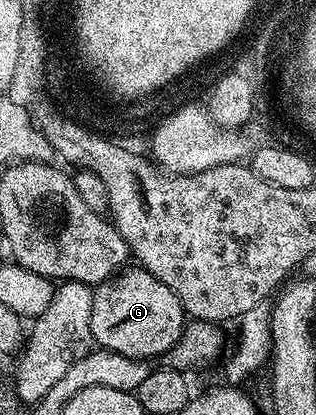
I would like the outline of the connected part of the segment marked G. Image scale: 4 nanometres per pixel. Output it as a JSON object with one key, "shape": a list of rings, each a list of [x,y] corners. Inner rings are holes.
{"shape":[[[125,268],[93,289],[90,332],[93,343],[105,350],[141,360],[163,359],[178,344],[186,315],[178,296],[146,269]]]}

